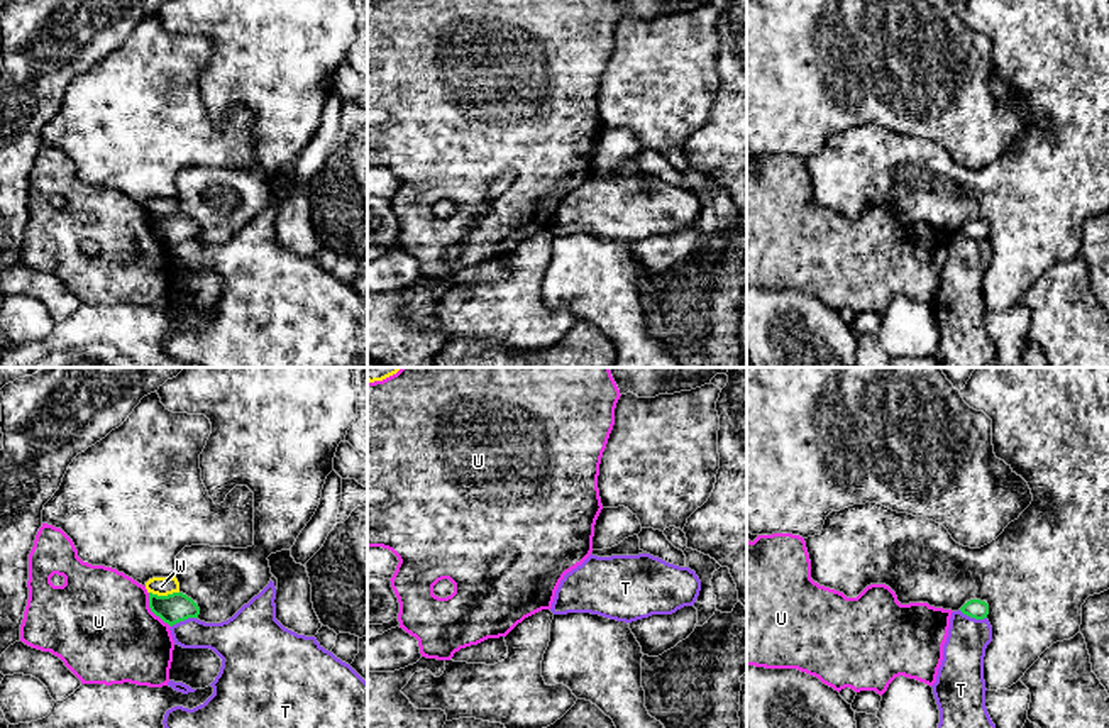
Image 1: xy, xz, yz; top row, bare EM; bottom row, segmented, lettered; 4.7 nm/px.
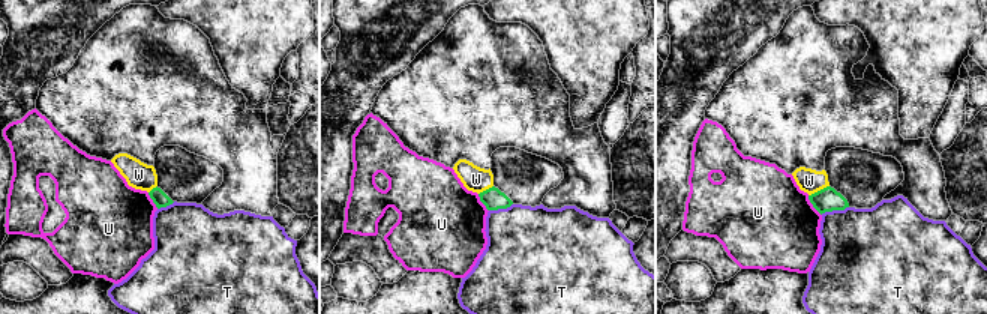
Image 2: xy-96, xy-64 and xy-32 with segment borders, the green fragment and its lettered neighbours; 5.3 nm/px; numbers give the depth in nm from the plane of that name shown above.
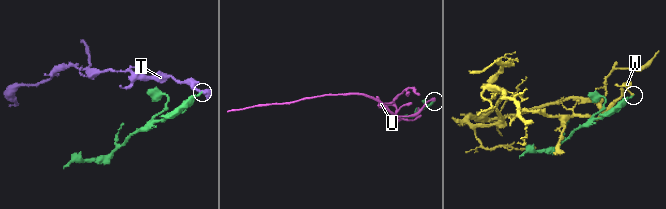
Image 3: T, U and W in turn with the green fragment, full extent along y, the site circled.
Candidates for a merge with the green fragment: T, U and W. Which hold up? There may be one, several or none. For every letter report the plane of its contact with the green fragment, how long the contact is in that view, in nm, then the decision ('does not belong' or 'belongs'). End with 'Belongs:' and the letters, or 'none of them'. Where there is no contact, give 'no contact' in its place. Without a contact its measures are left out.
T: yz | 140 nm | does not belong
U: xy | 200 nm | does not belong
W: xy | 140 nm | does not belong
Belongs: none of them

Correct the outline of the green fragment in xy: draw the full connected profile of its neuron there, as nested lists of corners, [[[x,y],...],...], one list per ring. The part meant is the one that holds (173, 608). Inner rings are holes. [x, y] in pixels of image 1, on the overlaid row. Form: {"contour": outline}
{"contour": [[[149,593],[149,608],[169,626],[188,618],[198,618],[200,615],[198,604],[183,593],[173,593],[168,596]]]}

